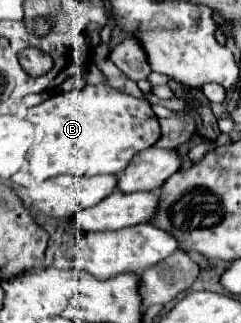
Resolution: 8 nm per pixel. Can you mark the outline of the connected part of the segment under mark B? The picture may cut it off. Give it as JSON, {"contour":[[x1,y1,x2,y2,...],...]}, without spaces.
{"contour":[[86,85,80,91,56,93,44,103,30,107,26,117,40,131,38,143,28,153,28,171,40,181,62,175,60,171,76,175,76,177,94,177,102,173,118,175,128,167,130,159,138,151,152,147,160,139,160,123,158,123,158,117,152,113,150,103,144,99,136,99,132,95,120,93,108,85]]}

